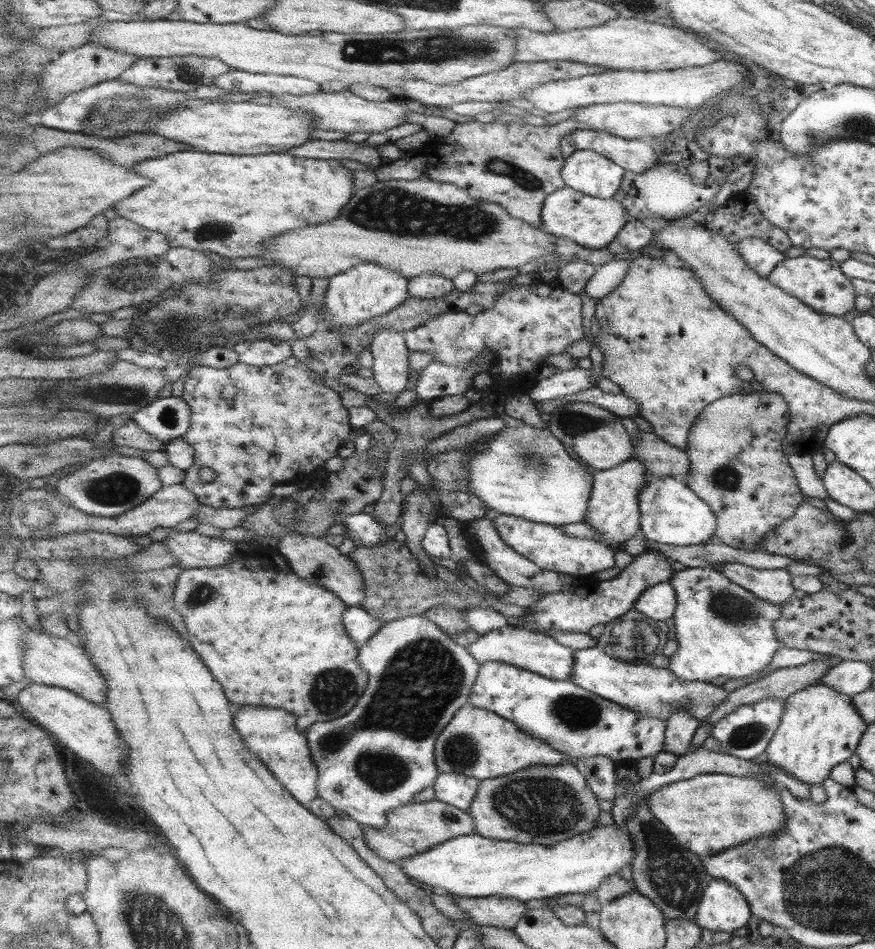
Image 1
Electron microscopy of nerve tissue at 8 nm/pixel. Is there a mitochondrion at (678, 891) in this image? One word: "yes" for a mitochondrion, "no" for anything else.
yes

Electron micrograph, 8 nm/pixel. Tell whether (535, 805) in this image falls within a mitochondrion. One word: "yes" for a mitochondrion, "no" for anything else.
yes

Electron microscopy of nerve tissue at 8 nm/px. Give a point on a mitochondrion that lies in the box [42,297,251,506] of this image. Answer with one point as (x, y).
(120, 394)

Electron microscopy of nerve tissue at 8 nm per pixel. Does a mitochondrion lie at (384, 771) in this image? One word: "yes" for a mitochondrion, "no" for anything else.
yes

